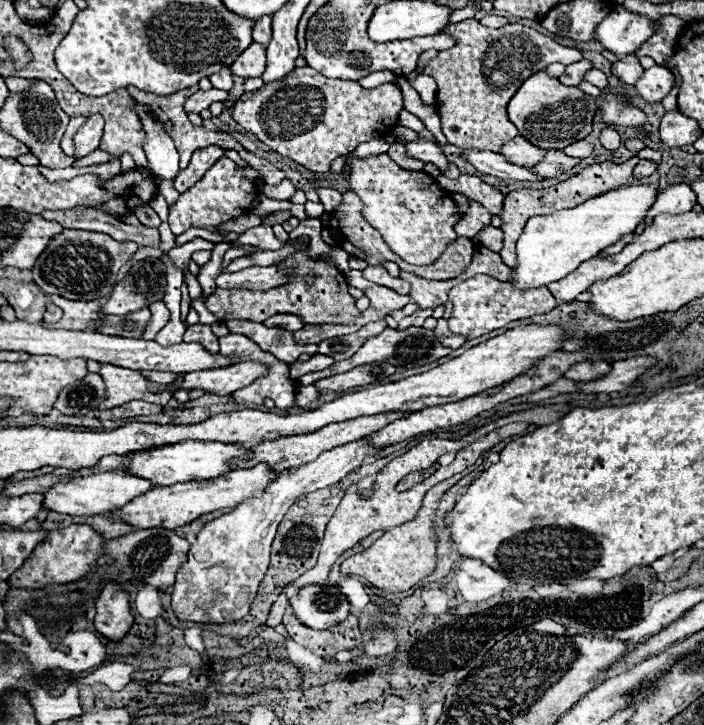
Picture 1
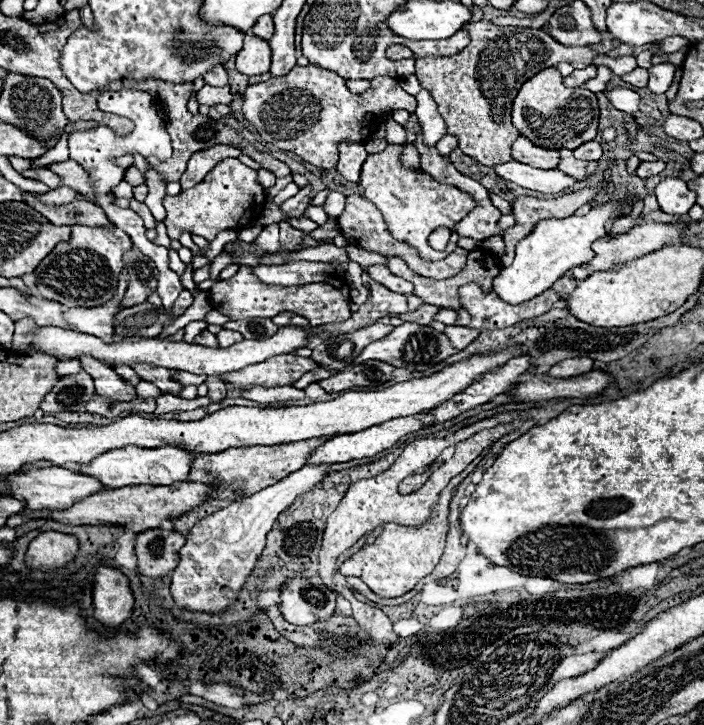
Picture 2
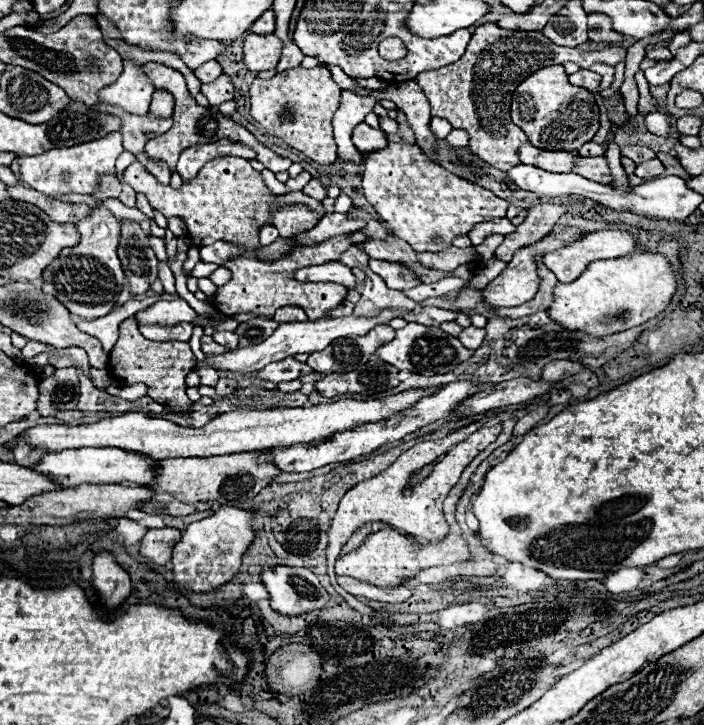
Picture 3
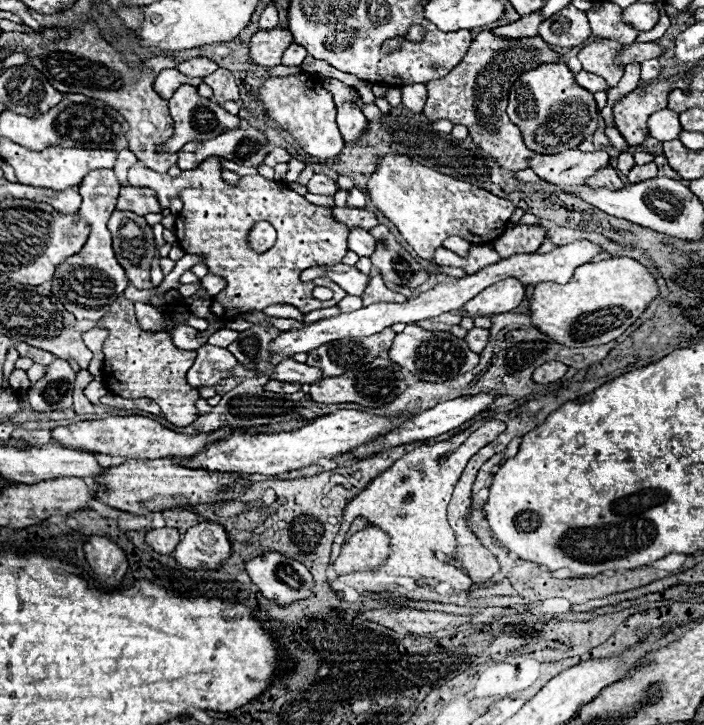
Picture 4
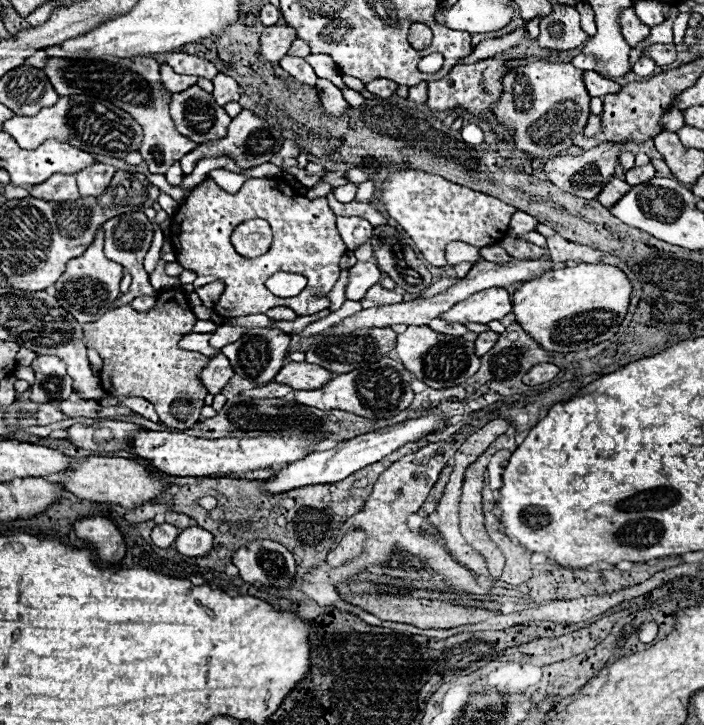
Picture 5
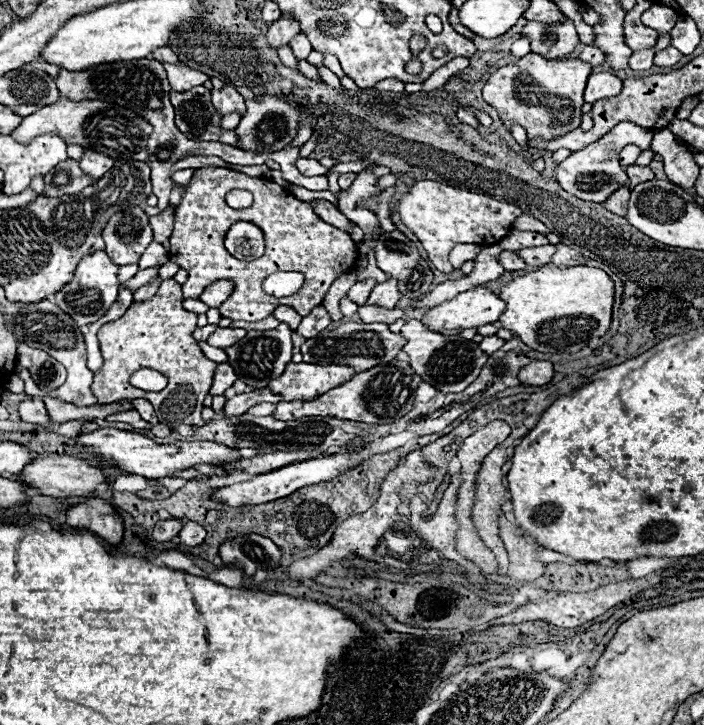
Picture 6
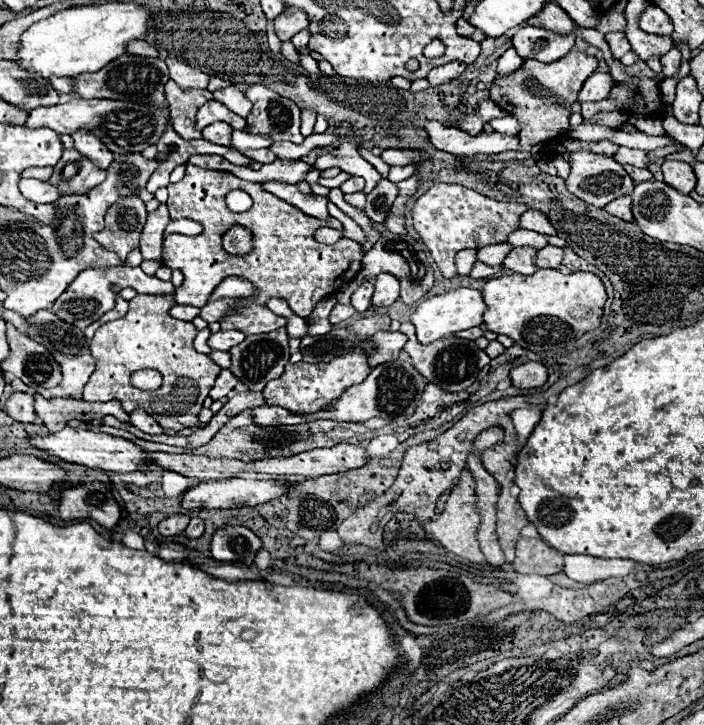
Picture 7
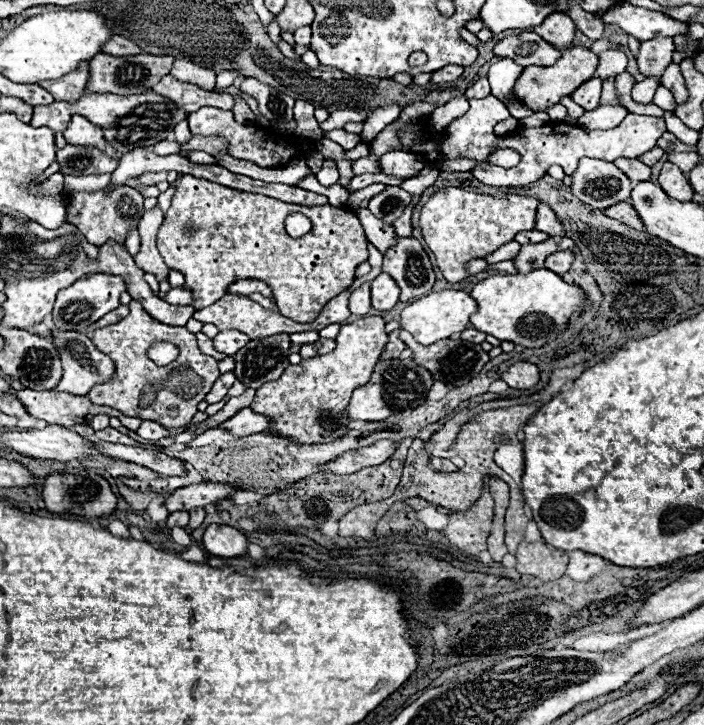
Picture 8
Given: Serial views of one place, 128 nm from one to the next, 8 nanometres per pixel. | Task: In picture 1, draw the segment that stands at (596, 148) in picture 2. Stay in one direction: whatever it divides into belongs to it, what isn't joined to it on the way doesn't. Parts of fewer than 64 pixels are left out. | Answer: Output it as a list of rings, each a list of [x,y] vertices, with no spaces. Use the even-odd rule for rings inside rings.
[[[580,140],[578,144],[572,144],[572,146],[564,148],[562,152],[564,152],[566,156],[572,156],[572,158],[588,158],[588,156],[592,156],[592,152],[594,152],[594,144],[590,144],[588,140]]]

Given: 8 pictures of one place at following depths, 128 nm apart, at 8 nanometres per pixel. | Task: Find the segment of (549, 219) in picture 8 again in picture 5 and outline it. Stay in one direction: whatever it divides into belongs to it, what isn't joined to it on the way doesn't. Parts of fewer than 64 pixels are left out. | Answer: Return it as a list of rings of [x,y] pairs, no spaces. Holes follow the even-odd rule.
[[[516,210],[512,216],[512,222],[510,222],[510,236],[532,232],[532,230],[536,230],[536,224],[538,224],[538,220],[534,216],[528,216],[526,212]]]

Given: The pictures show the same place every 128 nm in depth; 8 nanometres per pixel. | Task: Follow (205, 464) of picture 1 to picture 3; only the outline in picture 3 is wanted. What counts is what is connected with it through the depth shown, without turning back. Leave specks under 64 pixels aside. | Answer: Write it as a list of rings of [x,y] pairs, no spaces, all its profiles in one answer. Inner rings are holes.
[[[76,448],[66,452],[48,452],[44,454],[30,470],[42,472],[44,476],[54,476],[58,484],[76,486],[76,484],[118,484],[122,480],[130,480],[134,484],[148,484],[154,478],[156,460],[132,454],[120,448]]]

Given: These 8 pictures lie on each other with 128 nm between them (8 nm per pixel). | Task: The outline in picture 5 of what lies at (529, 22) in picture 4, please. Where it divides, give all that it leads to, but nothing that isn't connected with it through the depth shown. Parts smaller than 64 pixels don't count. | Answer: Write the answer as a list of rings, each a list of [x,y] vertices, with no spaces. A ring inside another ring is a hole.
[[[520,28],[520,30],[516,30],[516,32],[512,32],[512,34],[506,34],[506,36],[502,36],[502,38],[486,40],[486,42],[478,44],[478,46],[474,48],[474,52],[472,52],[470,56],[466,56],[466,60],[460,60],[458,64],[468,64],[468,62],[474,64],[474,62],[478,62],[478,60],[492,58],[494,54],[500,54],[500,52],[512,48],[514,44],[518,44],[518,42],[524,38],[524,34],[526,34],[526,30]]]

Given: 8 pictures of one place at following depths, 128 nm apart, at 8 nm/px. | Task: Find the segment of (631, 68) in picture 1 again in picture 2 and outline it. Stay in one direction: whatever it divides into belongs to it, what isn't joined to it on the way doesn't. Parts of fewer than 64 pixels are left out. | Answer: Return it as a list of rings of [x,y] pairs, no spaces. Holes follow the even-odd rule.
[[[634,68],[626,76],[622,76],[622,80],[628,82],[628,84],[632,84],[634,88],[644,88],[646,80],[648,80],[648,70],[646,68]]]

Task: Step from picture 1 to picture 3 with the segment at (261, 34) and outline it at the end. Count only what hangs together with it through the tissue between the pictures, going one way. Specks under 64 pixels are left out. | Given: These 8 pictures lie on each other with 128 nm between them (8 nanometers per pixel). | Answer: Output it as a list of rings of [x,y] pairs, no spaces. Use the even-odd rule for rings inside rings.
[[[266,10],[254,24],[252,24],[252,32],[254,34],[272,34],[276,28],[276,16],[272,10]]]

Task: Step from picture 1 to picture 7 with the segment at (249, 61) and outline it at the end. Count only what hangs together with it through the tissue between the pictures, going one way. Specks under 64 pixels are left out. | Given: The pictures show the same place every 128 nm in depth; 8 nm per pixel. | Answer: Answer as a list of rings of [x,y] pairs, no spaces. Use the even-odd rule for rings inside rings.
[[[284,8],[282,16],[278,16],[274,20],[274,30],[276,30],[276,36],[280,40],[290,40],[296,32],[308,28],[308,16],[306,12],[298,10],[298,8]]]

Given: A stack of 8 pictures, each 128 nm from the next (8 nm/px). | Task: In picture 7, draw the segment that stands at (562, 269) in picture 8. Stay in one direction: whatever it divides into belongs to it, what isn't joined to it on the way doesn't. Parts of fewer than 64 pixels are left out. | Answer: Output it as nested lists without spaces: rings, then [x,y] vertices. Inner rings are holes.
[[[544,246],[538,250],[536,254],[536,266],[538,268],[560,268],[562,264],[562,248],[556,248],[556,246]]]

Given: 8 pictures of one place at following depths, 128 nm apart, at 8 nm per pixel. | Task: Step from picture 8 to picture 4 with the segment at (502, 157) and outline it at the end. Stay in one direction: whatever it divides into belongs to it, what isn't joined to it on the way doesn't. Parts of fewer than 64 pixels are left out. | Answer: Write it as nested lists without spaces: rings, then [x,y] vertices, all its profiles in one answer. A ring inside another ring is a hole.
[[[564,62],[540,64],[532,72],[524,72],[510,88],[508,116],[522,130],[526,148],[538,154],[558,154],[576,148],[598,128],[598,110],[592,94],[574,84],[574,72]]]

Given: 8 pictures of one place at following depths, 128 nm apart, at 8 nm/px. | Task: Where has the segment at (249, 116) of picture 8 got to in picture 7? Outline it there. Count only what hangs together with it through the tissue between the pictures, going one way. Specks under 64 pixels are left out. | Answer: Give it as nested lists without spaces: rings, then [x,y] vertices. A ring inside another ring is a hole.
[[[234,85],[213,92],[214,99],[227,106],[231,111],[246,118],[252,109],[252,103]]]

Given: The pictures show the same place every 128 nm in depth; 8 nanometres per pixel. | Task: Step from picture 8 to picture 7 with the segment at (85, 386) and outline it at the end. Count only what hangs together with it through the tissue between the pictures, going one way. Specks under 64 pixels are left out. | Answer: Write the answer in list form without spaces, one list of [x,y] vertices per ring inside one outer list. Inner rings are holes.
[[[50,310],[36,312],[34,316],[28,318],[28,322],[32,324],[32,328],[28,330],[28,336],[32,336],[32,340],[38,340],[40,344],[44,344],[52,352],[52,356],[54,356],[54,360],[58,360],[58,364],[62,368],[62,376],[64,376],[64,380],[56,388],[45,389],[42,386],[33,386],[33,394],[38,393],[44,398],[82,398],[82,388],[96,370],[96,360],[90,354],[88,340],[84,336],[84,332],[68,322],[58,320],[58,316],[52,314]]]

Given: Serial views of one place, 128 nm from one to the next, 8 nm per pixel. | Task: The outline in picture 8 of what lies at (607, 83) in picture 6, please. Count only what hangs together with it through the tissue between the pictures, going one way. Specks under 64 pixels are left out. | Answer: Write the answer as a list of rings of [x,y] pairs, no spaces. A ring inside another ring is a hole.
[[[592,78],[590,82],[586,82],[580,88],[576,88],[576,92],[570,94],[570,98],[576,104],[580,104],[584,110],[594,110],[600,104],[600,90],[602,90],[602,80]]]

